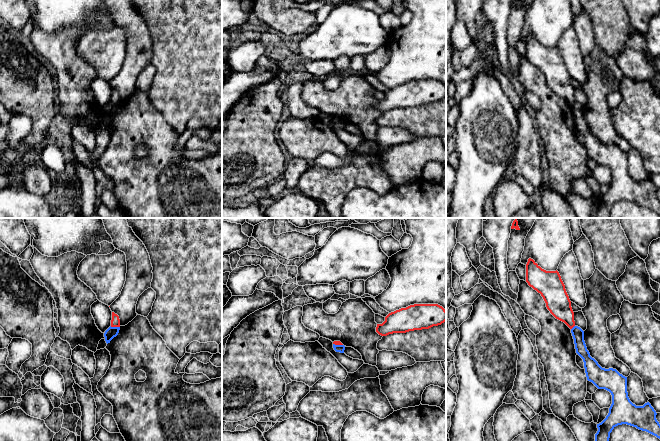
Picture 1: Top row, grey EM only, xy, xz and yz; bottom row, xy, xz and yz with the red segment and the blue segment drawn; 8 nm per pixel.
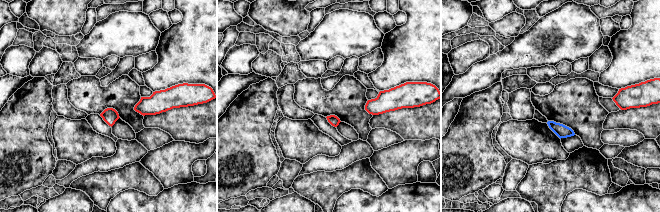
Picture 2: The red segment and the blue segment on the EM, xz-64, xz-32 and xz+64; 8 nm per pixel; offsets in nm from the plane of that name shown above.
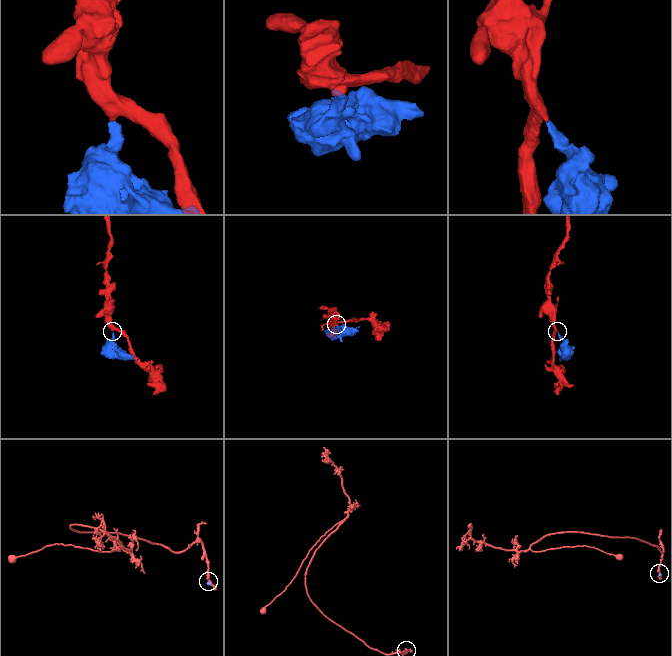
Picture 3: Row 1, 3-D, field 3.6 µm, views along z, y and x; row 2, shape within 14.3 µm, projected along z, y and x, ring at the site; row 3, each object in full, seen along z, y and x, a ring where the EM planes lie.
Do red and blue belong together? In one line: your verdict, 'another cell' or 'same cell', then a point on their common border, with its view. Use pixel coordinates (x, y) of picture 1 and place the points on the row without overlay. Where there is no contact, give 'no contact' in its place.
another cell; contact xy (115, 102)

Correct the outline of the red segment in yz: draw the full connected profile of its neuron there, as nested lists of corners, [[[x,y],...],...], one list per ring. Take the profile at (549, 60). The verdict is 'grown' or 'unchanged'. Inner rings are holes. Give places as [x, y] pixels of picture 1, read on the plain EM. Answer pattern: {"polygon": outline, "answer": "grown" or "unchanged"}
{"polygon": [[[533,35],[526,40],[526,58],[543,73],[547,85],[570,105],[575,102],[574,88],[559,48],[542,45]]], "answer": "unchanged"}

